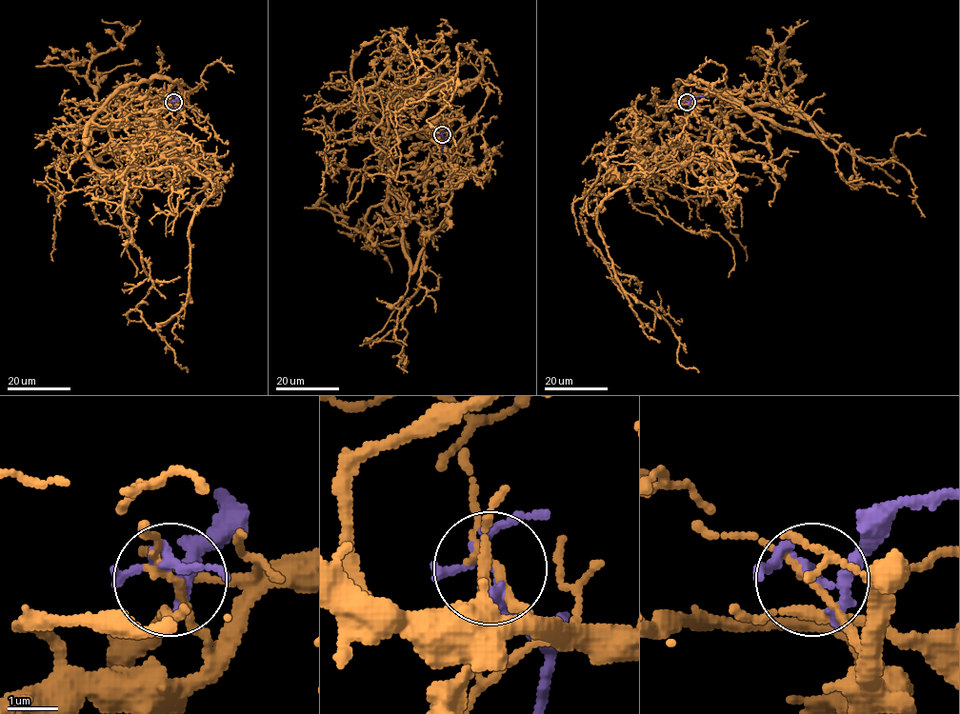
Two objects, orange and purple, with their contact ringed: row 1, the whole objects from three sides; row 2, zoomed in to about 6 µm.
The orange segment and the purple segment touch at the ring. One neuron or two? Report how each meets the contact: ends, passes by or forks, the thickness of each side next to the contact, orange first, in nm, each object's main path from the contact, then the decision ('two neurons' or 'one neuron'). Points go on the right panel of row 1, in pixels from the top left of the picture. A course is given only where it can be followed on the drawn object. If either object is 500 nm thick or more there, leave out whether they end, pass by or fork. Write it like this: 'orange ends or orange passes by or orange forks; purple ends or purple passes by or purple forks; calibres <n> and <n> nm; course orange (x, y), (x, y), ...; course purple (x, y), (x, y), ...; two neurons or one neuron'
orange forks; purple forks; calibres 100 and 140 nm; course orange (687, 102), (684, 143), (650, 180), (640, 159), (597, 221), (615, 279), (699, 372); course purple (687, 102), (693, 97), (704, 96); two neurons

